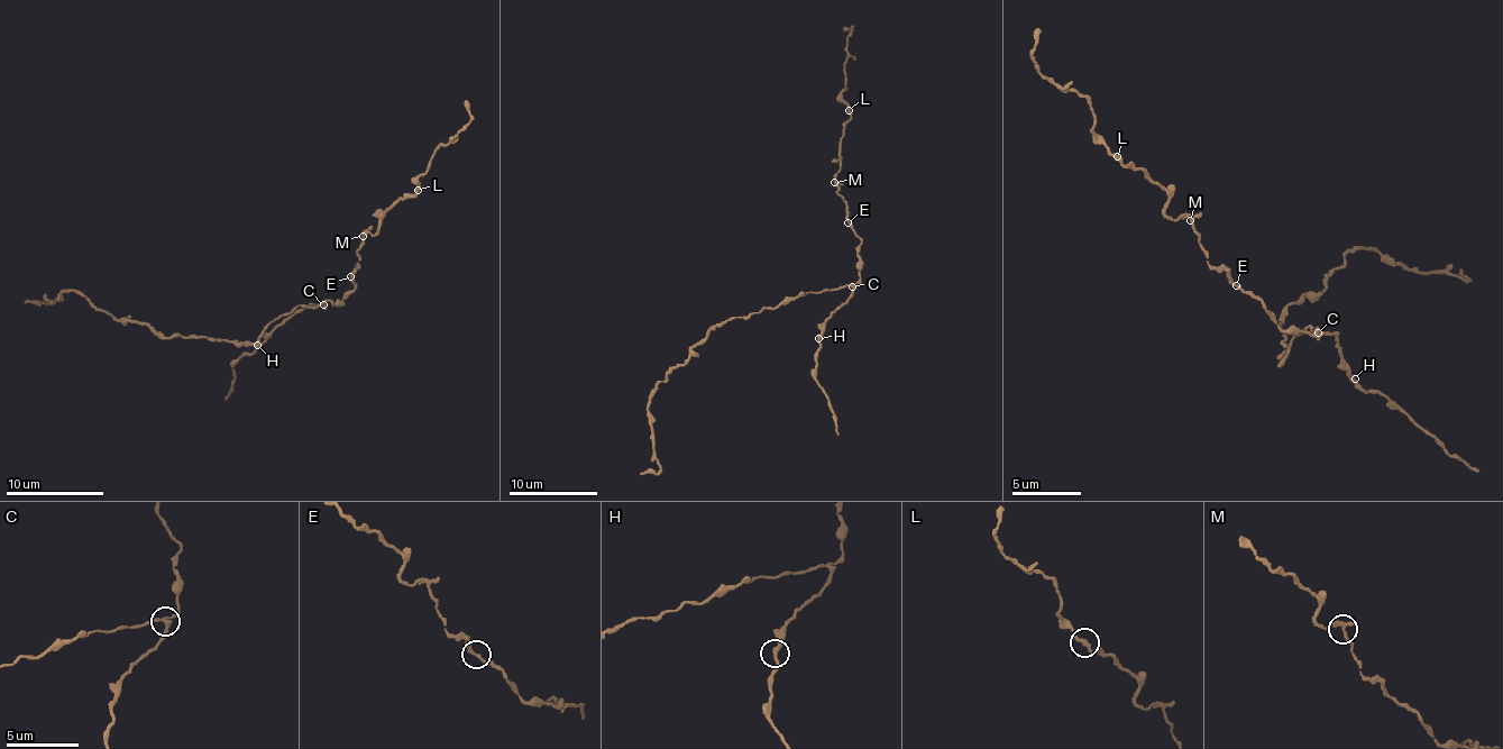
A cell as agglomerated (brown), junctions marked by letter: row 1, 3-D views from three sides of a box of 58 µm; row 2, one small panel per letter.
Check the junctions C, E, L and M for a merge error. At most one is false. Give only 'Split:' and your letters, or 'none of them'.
Split: C

